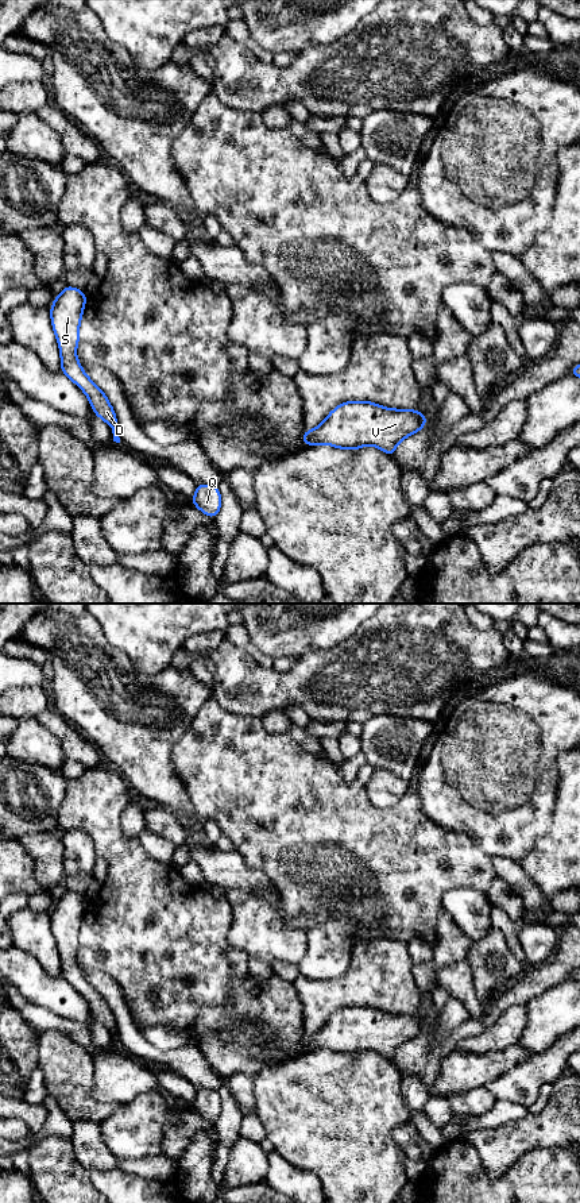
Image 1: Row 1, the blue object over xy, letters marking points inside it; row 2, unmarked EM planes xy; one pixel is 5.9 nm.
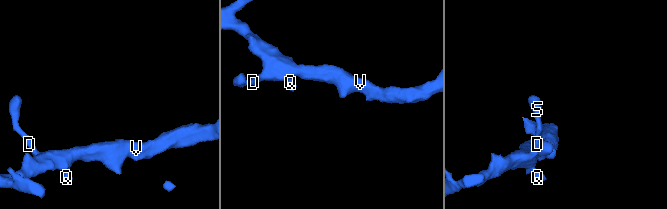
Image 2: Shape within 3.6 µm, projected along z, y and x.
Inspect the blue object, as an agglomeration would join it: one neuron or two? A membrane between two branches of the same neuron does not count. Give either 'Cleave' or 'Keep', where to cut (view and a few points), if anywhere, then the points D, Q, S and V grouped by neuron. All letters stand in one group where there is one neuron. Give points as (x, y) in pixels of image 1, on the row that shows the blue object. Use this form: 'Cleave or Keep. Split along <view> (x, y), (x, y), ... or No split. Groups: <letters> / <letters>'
Keep. No split. Groups: D Q S V

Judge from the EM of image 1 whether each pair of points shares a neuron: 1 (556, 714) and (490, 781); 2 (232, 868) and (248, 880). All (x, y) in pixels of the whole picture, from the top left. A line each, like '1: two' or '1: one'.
1: one
2: one

